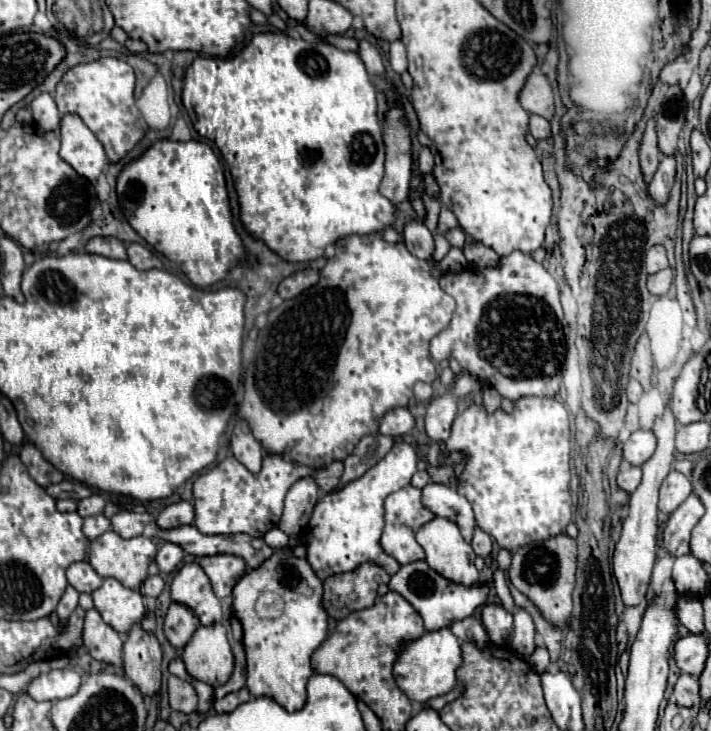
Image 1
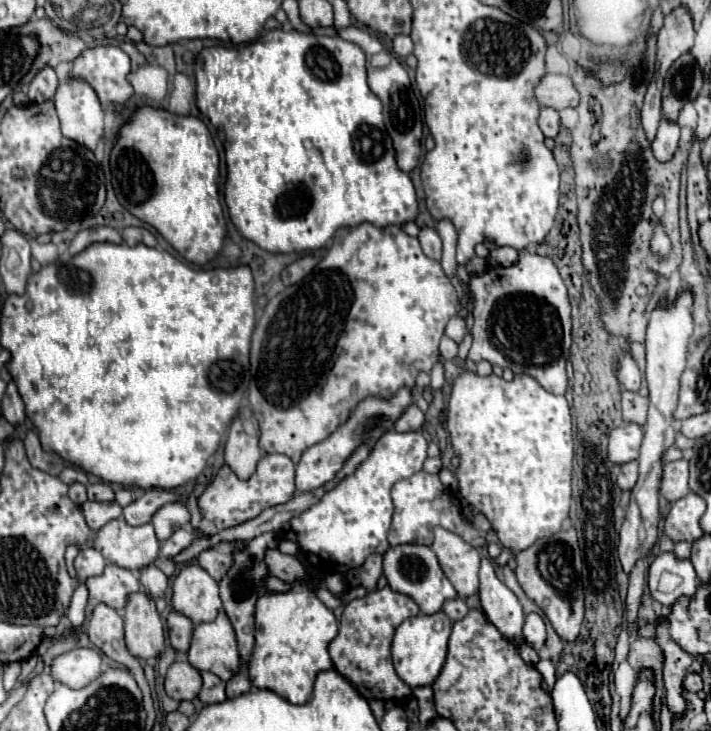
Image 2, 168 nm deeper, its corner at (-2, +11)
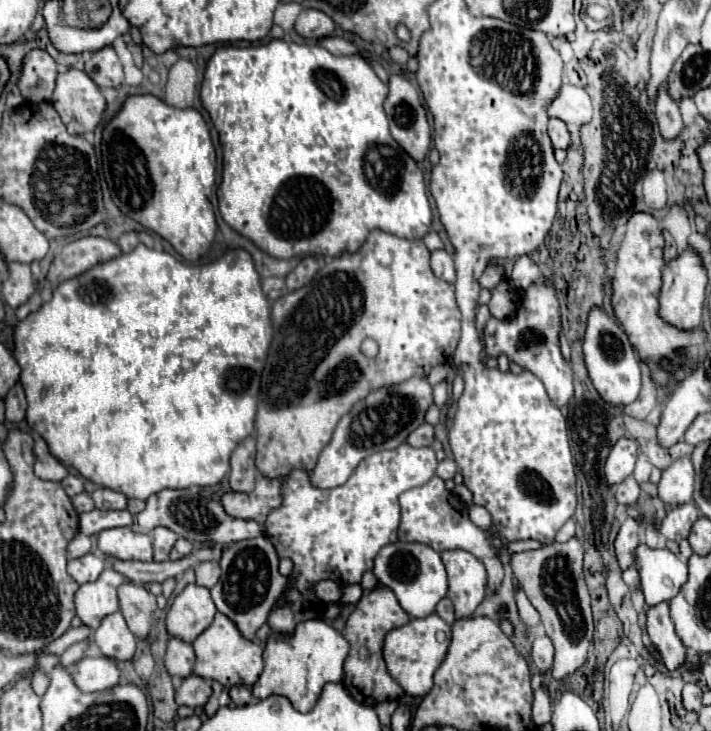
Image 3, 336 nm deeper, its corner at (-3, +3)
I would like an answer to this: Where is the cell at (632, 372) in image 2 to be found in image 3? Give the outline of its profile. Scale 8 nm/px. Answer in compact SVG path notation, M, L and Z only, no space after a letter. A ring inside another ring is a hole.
M600 307L590 309L582 353L586 357L588 377L604 401L608 401L612 405L630 405L632 401L636 401L640 387L642 387L640 361L624 333L624 329Z

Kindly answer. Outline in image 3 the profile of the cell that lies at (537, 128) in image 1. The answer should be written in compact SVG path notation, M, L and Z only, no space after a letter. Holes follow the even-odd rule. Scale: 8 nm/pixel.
M550 119L548 123L548 135L552 139L552 145L554 149L566 149L570 145L570 133L568 133L568 127L564 121L560 119Z

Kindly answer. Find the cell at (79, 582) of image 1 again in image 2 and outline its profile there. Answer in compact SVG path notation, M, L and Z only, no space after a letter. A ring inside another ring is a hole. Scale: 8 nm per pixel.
M83 547L79 551L79 555L75 557L75 571L77 571L77 577L81 581L89 579L89 577L95 577L99 573L103 573L107 561L103 559L103 555L93 549L93 547Z

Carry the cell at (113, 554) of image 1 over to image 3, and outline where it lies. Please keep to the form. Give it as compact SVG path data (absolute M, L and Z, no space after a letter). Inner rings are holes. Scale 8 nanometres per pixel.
M130 527L100 531L98 549L122 561L152 561L152 537L134 533Z

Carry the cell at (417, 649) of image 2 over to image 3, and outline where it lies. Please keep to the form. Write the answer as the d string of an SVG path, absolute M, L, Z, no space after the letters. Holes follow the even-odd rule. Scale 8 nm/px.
M432 613L422 619L410 619L406 625L386 633L382 655L386 661L388 673L406 691L406 695L424 697L432 689L432 677L440 667L440 663L444 661L450 645L450 631L452 627L446 621L442 621L436 613Z

